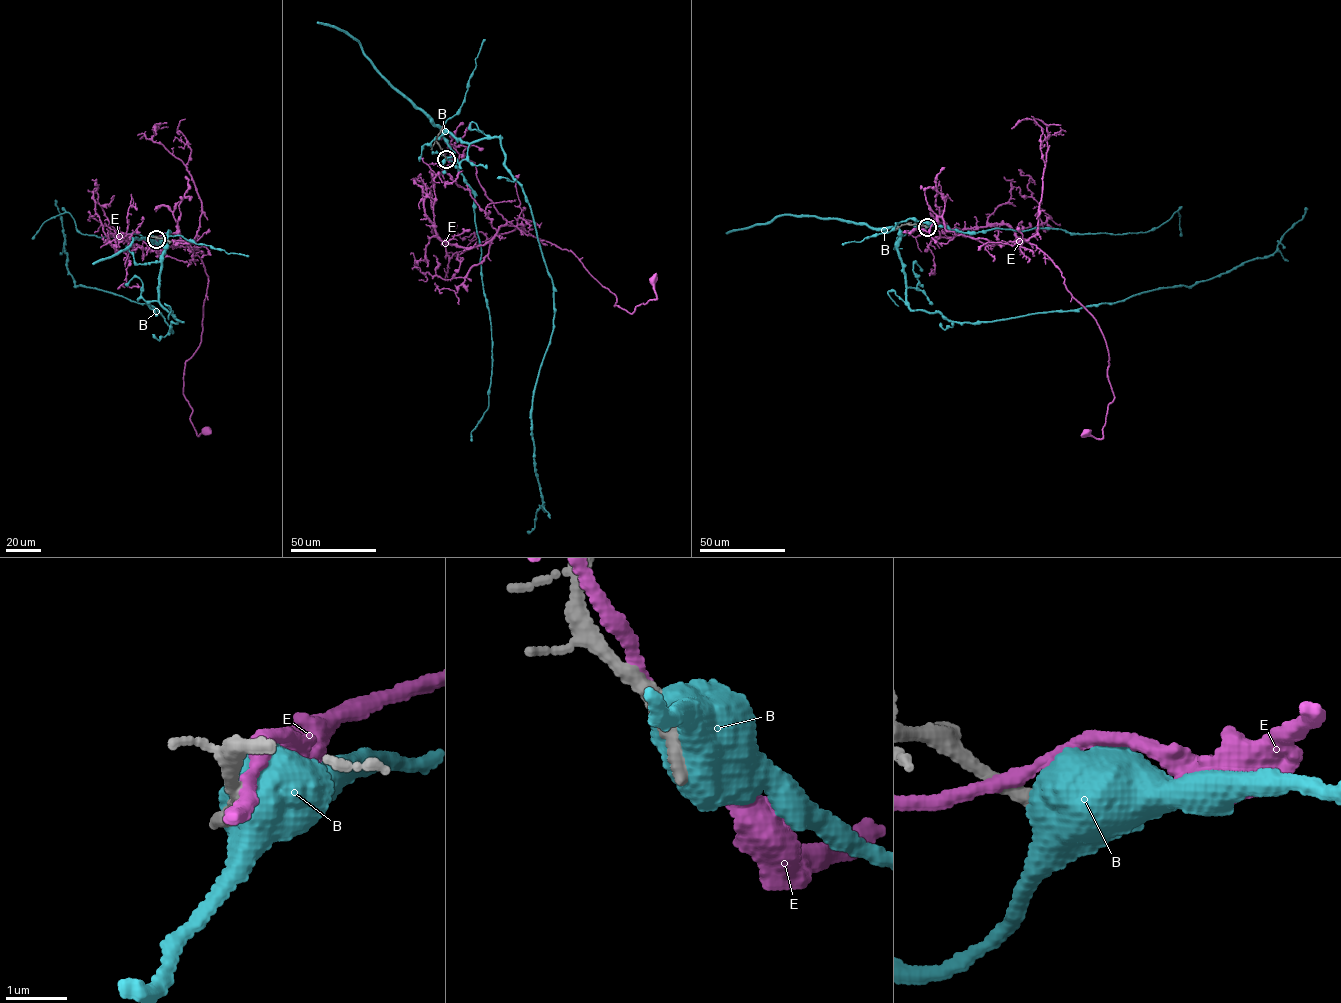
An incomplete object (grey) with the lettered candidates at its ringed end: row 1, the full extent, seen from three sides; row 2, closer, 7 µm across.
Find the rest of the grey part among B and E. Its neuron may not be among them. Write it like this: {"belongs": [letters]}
{"belongs": []}

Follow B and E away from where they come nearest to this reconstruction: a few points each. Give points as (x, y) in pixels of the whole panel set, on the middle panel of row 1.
B: (446, 158), (440, 128), (470, 143), (499, 139), (552, 282), (531, 419), (543, 505), (527, 532)
E: (445, 156), (474, 163), (507, 224), (571, 251), (616, 296), (615, 306), (632, 313), (655, 300), (652, 279)

